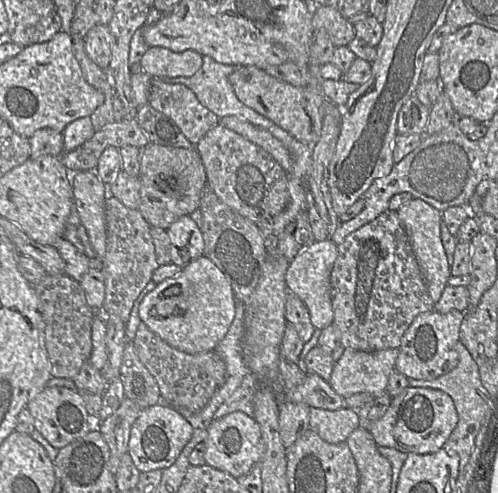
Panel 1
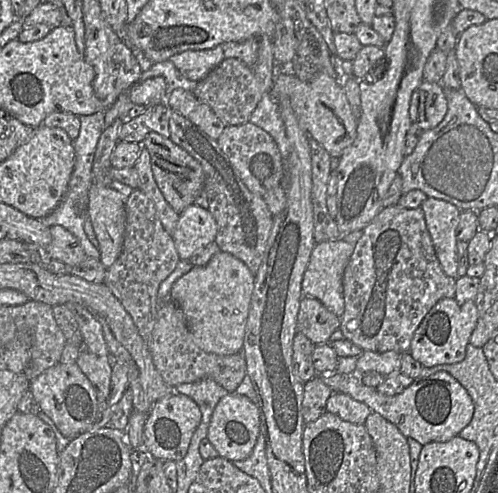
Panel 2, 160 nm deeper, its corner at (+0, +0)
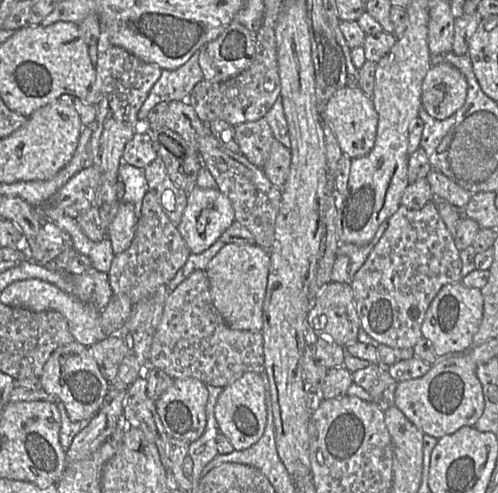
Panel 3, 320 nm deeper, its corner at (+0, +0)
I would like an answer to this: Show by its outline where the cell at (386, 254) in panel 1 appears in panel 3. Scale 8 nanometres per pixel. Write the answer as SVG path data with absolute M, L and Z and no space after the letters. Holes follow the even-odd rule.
M433 201L421 209L400 206L387 223L384 234L365 263L351 278L350 285L361 330L376 344L401 349L413 348L422 337L421 325L432 300L445 285L460 282L462 279L460 251Z

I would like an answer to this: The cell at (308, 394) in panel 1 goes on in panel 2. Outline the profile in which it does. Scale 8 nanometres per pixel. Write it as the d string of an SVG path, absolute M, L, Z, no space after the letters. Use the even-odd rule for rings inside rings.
M445 371L415 380L401 393L393 396L380 394L376 388L368 386L338 387L335 392L365 403L372 412L396 425L406 438L412 438L423 446L430 442L445 442L457 436L470 423L474 413L474 403L467 390Z

